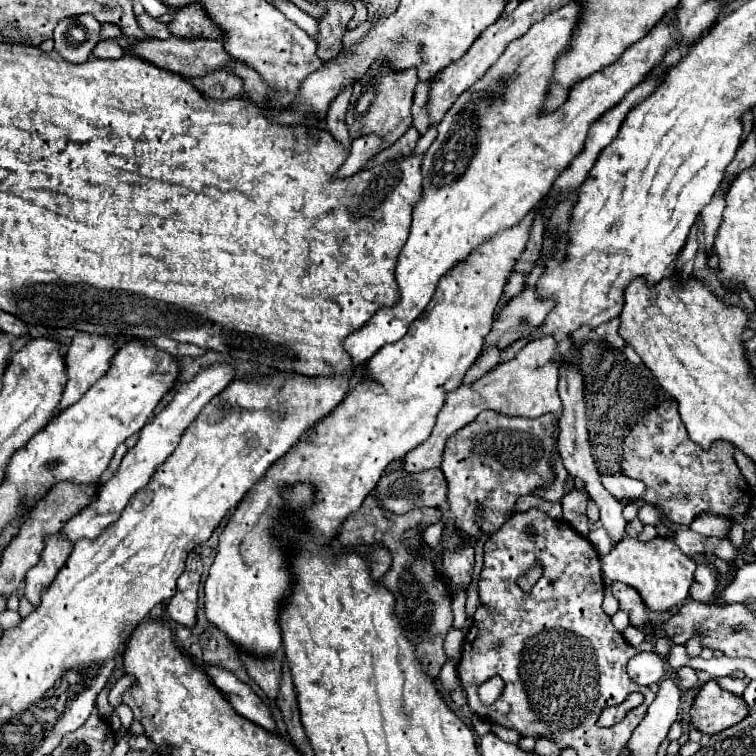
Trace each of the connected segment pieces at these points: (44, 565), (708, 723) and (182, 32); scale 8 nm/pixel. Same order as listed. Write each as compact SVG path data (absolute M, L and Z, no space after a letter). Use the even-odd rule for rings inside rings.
M59 533L45 537L45 549L41 553L41 559L33 569L27 571L25 577L25 597L33 603L33 607L39 605L43 589L51 585L59 569L65 565L67 557L71 555L71 549L73 545Z
M713 679L699 689L689 711L691 725L707 735L715 735L727 727L733 727L747 715L749 711L745 701L721 689Z
M199 3L179 9L169 23L169 31L183 39L217 39L217 35L221 35L221 29L215 23L209 23L209 17Z

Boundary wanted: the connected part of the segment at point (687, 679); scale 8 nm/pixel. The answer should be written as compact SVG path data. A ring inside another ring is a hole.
M679 667L675 671L675 675L677 675L677 681L679 681L681 687L685 687L685 689L697 687L697 675L695 675L695 671L691 667Z

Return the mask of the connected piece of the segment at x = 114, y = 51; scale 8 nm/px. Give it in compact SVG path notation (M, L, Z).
M111 39L99 41L99 45L93 49L93 57L97 57L97 59L121 59L123 55L125 55L123 47Z

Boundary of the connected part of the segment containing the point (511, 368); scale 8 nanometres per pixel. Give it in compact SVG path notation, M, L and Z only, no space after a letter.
M553 337L535 339L535 341L527 343L517 353L515 359L497 365L487 375L483 375L479 381L475 381L471 385L461 385L455 391L447 393L447 399L443 403L443 409L439 411L437 423L431 431L431 437L401 459L403 469L409 473L419 473L419 471L441 467L441 461L443 461L441 455L443 455L447 437L451 437L461 427L475 421L475 417L485 409L493 409L493 411L505 413L505 415L519 415L519 417L527 417L527 419L537 419L545 413L553 413L555 417L559 417L559 413L561 413L561 401L557 395L559 367L557 367L557 363L551 361L553 357L557 357Z

